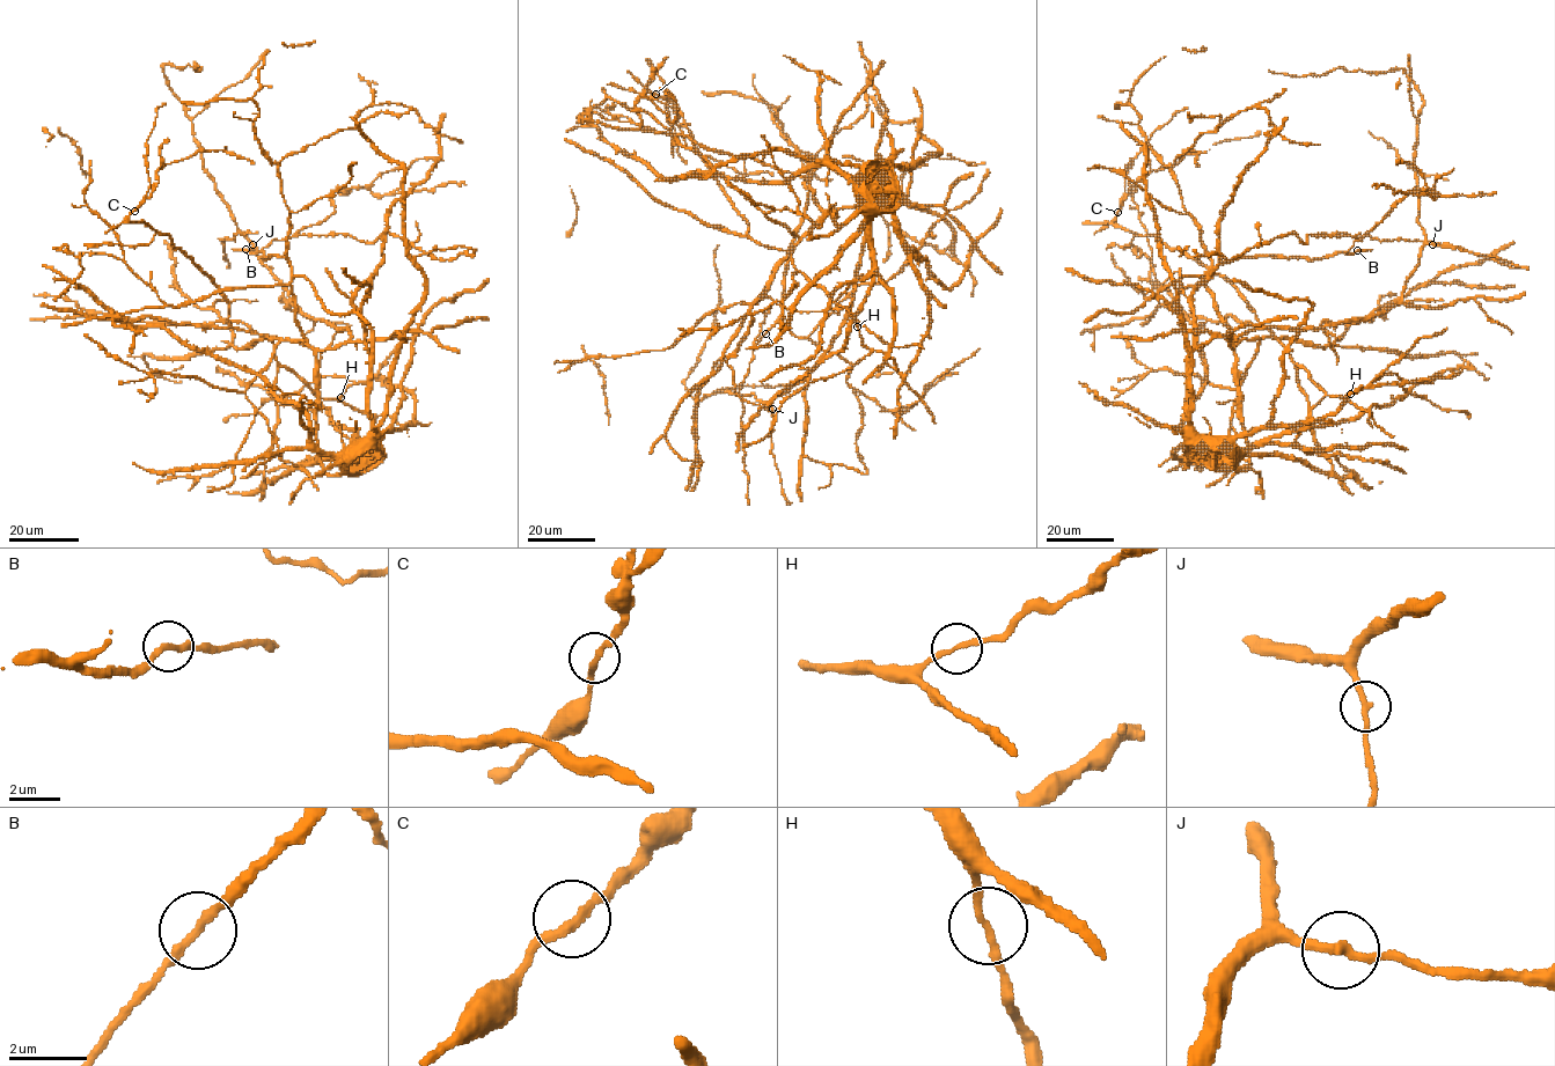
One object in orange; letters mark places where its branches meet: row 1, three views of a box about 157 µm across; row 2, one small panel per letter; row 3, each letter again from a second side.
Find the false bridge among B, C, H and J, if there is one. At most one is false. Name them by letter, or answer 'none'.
none

